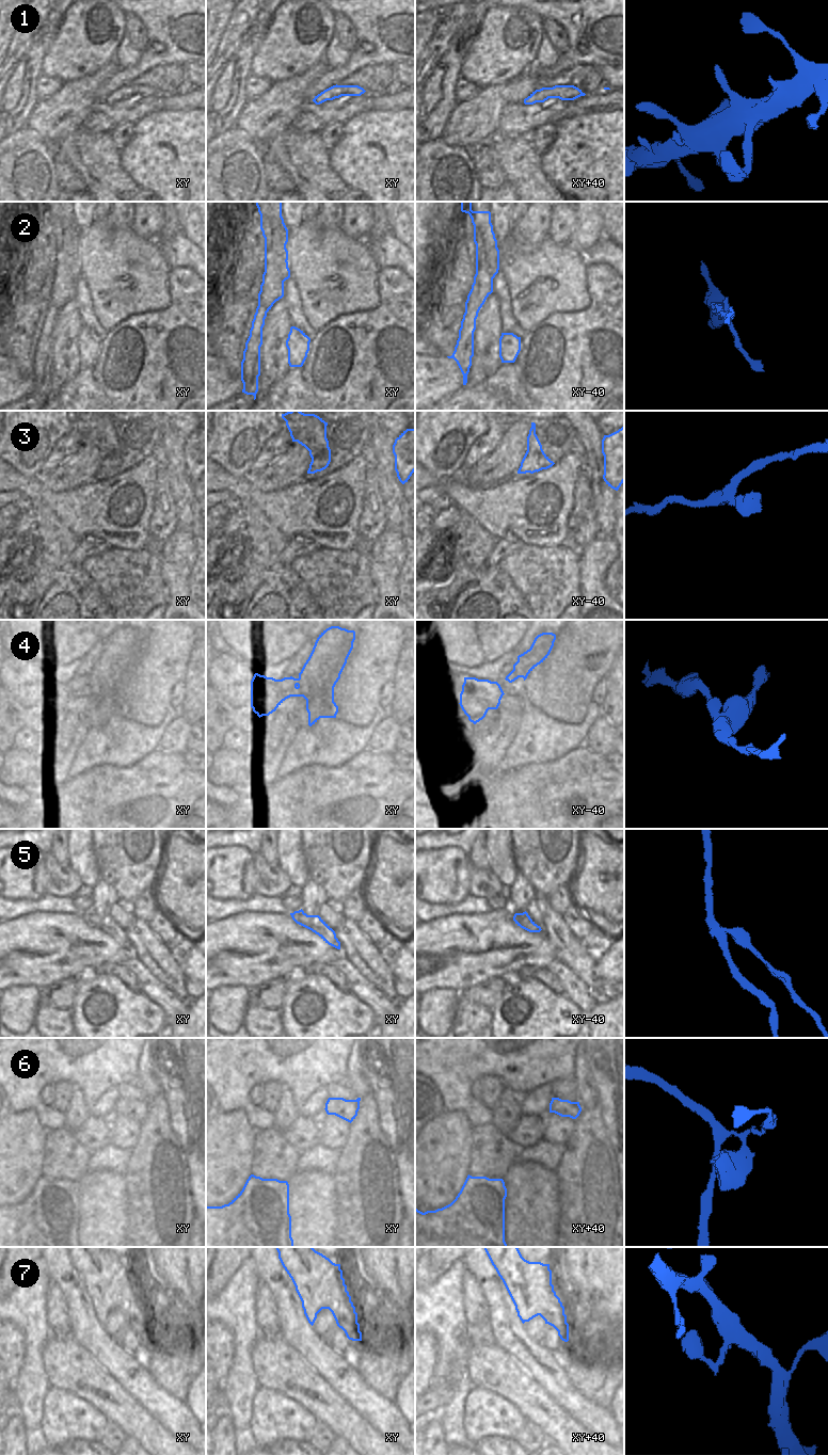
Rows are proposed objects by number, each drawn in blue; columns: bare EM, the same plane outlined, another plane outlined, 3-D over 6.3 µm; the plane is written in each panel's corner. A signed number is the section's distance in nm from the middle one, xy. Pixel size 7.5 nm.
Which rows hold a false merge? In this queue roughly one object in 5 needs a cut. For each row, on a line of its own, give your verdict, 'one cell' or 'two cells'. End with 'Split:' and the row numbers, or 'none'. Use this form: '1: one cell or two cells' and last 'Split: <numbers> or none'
1: one cell
2: two cells
3: one cell
4: two cells
5: two cells
6: one cell
7: one cell
Split: 2, 4, 5

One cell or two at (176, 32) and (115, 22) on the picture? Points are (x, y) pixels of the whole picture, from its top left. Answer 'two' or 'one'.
two

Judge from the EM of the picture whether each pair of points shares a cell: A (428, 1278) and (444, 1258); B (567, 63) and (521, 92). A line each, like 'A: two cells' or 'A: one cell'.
A: one cell
B: one cell

